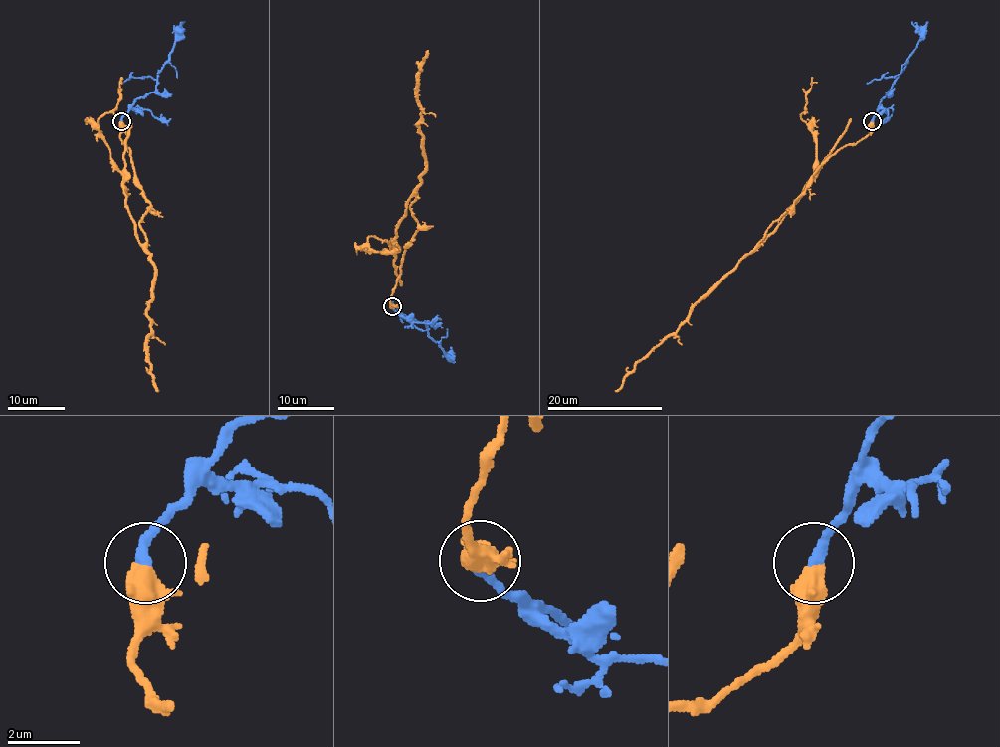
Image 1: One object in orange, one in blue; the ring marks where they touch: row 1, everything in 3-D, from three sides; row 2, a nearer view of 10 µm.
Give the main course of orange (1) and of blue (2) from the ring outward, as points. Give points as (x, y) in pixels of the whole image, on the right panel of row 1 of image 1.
1: (871, 122), (867, 135), (840, 148), (819, 167), (812, 183), (764, 238), (674, 332), (640, 361), (615, 391)
2: (871, 121), (924, 35), (927, 22)

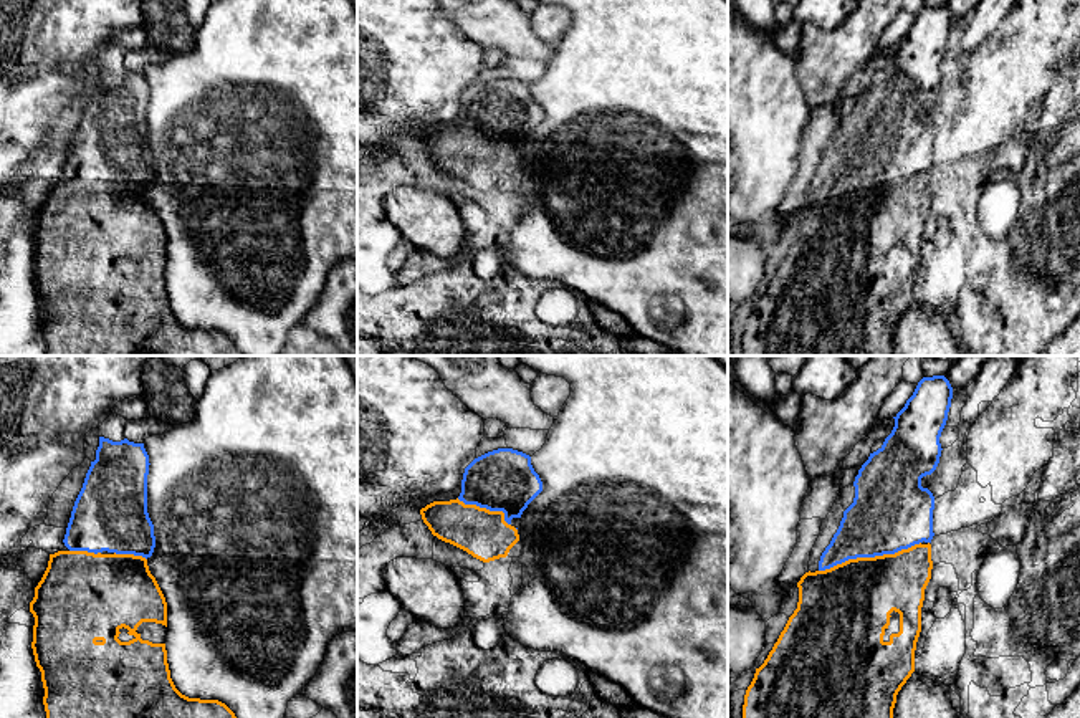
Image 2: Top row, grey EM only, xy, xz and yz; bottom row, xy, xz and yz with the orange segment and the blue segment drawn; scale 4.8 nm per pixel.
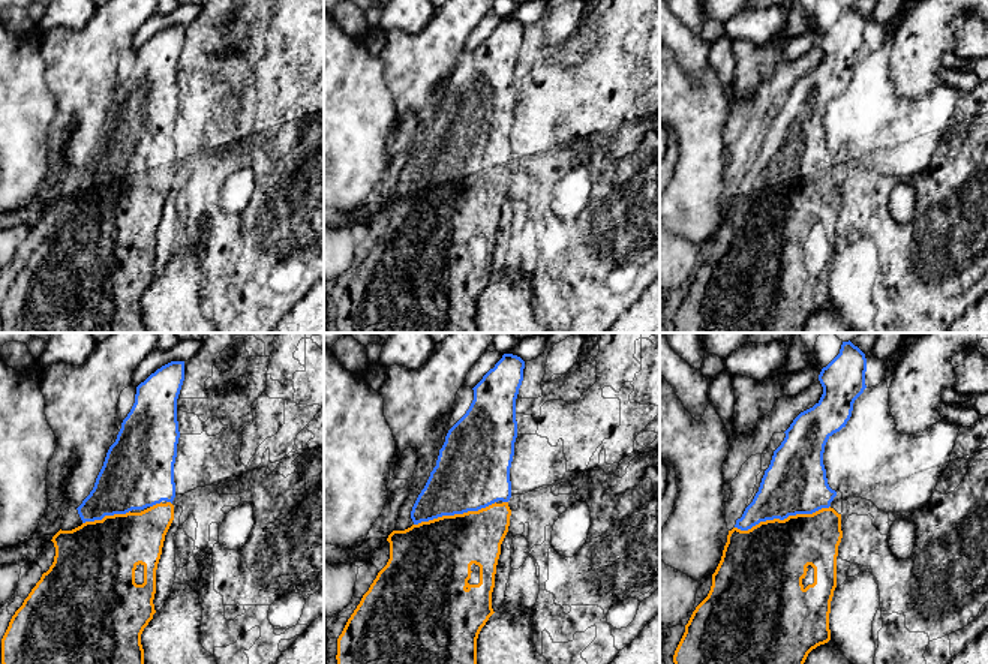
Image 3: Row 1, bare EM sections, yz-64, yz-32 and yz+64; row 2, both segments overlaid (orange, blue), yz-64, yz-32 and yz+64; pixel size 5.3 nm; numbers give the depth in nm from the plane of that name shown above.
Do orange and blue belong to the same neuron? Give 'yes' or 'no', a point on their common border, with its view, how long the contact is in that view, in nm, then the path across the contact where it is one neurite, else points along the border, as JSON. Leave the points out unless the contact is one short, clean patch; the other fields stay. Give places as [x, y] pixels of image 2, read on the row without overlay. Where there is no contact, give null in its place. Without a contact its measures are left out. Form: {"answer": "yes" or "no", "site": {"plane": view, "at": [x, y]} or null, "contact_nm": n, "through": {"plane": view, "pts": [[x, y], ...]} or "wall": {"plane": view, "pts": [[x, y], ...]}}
{"answer": "yes", "site": {"plane": "yz", "at": [869, 187]}, "contact_nm": 500}

